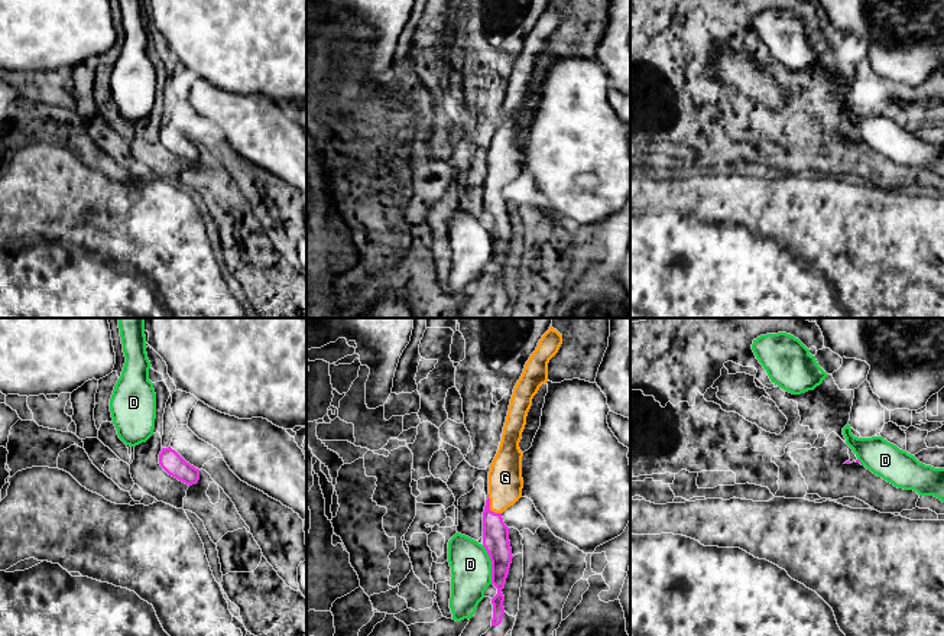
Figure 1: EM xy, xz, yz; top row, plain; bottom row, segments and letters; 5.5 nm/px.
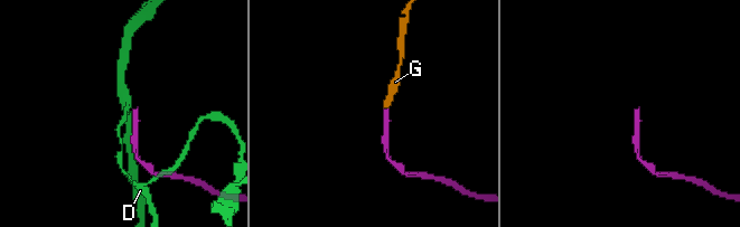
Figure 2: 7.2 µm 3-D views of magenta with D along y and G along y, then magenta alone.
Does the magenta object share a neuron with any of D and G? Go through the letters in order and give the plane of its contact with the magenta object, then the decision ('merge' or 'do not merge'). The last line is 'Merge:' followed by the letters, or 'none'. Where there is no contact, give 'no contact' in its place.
D: contact in xz; do not merge
G: contact in xz; merge
Merge: G

